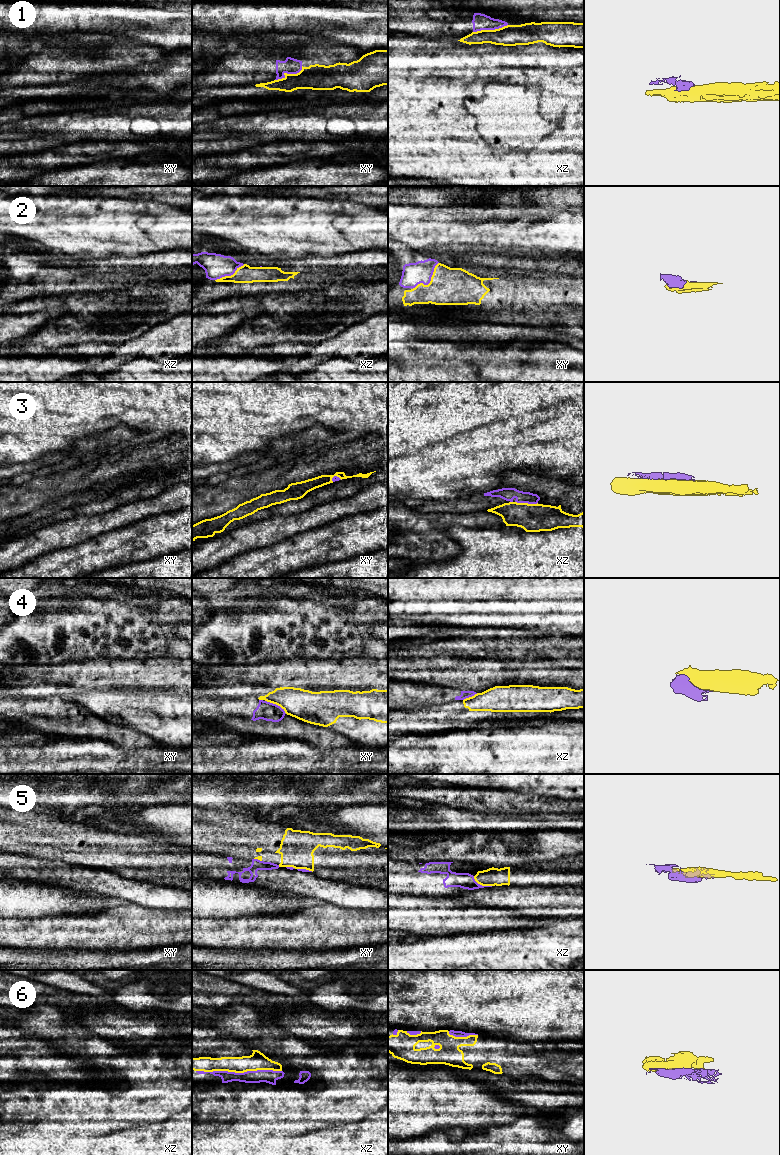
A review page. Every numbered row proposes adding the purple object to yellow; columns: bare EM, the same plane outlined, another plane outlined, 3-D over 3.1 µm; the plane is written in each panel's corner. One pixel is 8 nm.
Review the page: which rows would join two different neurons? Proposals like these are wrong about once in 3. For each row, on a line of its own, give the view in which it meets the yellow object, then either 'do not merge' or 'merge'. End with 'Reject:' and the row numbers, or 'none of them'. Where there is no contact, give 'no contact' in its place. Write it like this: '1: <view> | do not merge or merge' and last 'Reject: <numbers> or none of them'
1: xy | do not merge
2: xy | merge
3: xz | do not merge
4: xy | do not merge
5: xz | do not merge
6: xz | merge
Reject: 1, 3, 4, 5

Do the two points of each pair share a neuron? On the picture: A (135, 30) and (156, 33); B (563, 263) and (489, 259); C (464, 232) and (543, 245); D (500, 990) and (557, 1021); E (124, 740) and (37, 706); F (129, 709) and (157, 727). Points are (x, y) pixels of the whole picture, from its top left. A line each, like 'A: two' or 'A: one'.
A: one
B: one
C: one
D: one
E: one
F: one

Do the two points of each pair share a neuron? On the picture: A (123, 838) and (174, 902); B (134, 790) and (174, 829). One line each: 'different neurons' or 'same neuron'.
A: different neurons
B: different neurons

